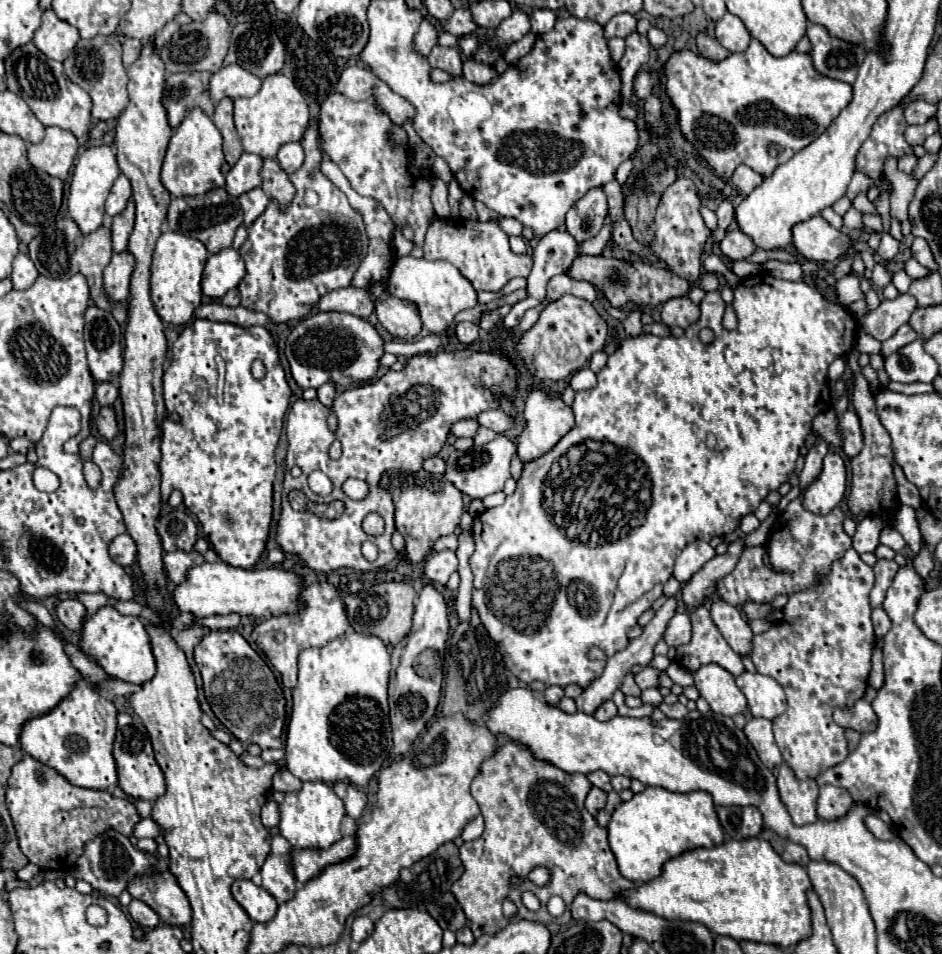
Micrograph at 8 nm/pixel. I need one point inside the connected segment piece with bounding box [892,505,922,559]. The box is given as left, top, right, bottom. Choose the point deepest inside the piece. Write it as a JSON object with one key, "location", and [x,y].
{"location":[906,524]}

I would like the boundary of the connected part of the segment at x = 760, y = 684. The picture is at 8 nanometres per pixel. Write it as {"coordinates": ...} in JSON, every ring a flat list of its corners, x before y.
{"coordinates":[[748,673,736,677,736,685,748,699,748,707,754,717,774,719,786,709,784,689,768,675,762,673]]}

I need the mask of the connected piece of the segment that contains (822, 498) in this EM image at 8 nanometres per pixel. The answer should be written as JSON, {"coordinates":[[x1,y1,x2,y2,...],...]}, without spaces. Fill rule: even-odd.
{"coordinates":[[828,453,824,457,822,473,804,489,802,505,818,515,832,511,846,493,846,465,840,455]]}

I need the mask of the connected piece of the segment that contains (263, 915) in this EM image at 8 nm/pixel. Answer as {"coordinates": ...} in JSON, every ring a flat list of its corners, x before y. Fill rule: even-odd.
{"coordinates":[[238,879,232,885,232,895,254,923,270,921,278,909,276,899,248,879]]}

